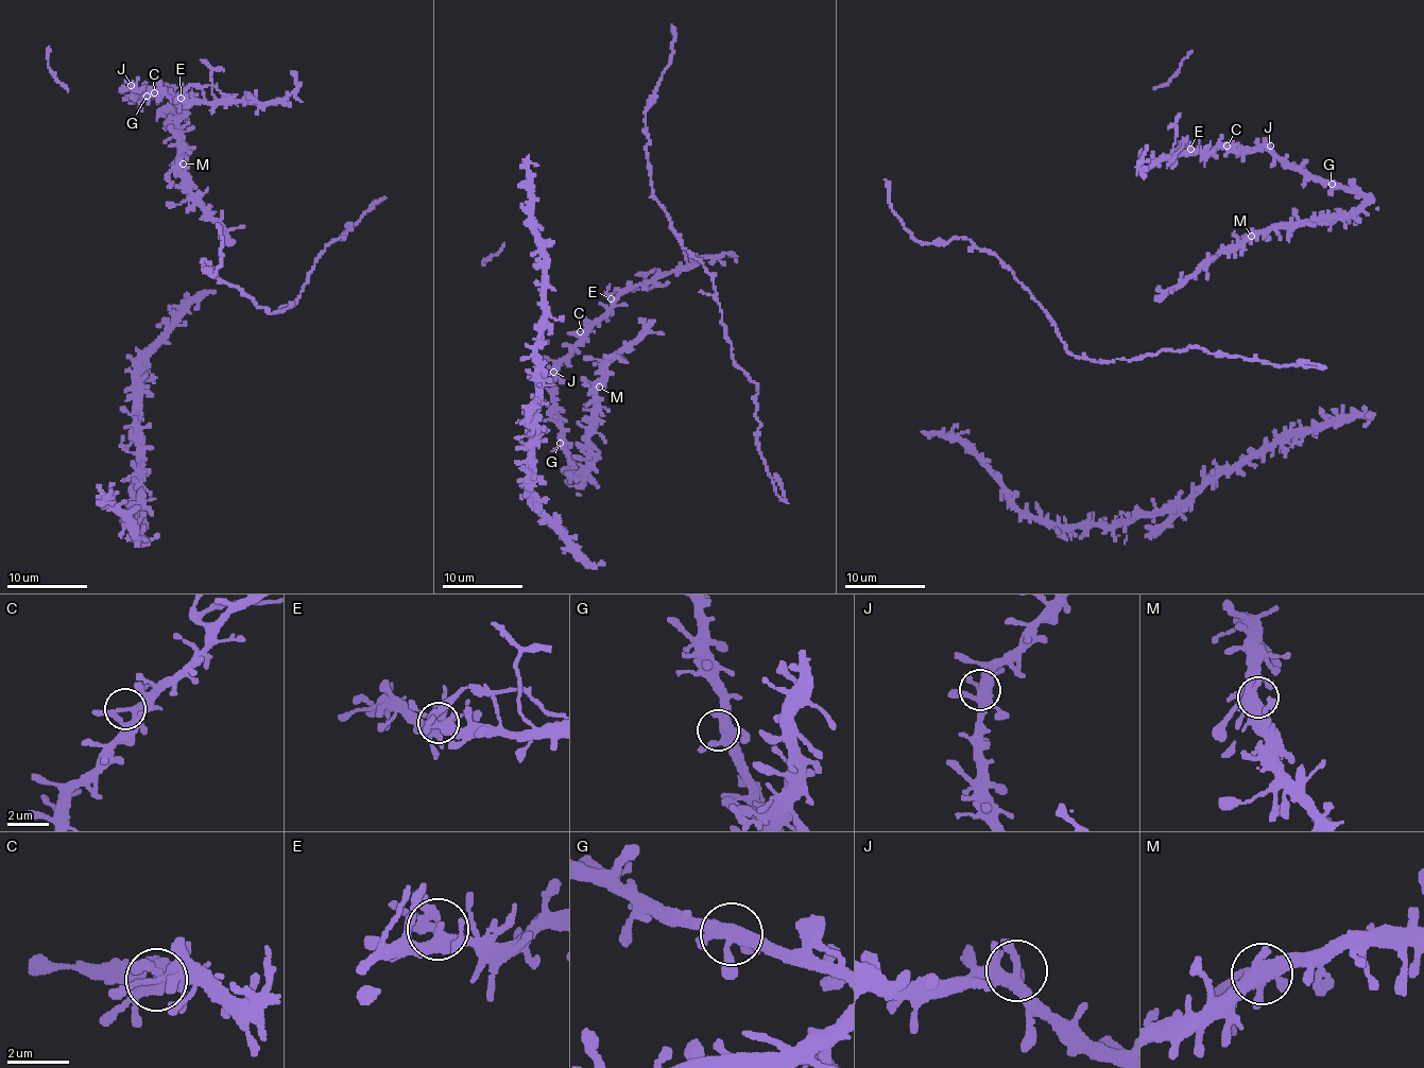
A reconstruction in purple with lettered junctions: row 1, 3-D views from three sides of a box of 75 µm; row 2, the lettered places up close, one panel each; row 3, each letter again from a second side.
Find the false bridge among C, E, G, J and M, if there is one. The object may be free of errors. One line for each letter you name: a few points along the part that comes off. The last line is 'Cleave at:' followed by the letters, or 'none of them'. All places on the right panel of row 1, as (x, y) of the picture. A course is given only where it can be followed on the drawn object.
E: (1190, 148), (1187, 138), (1167, 168)
Cleave at: E

